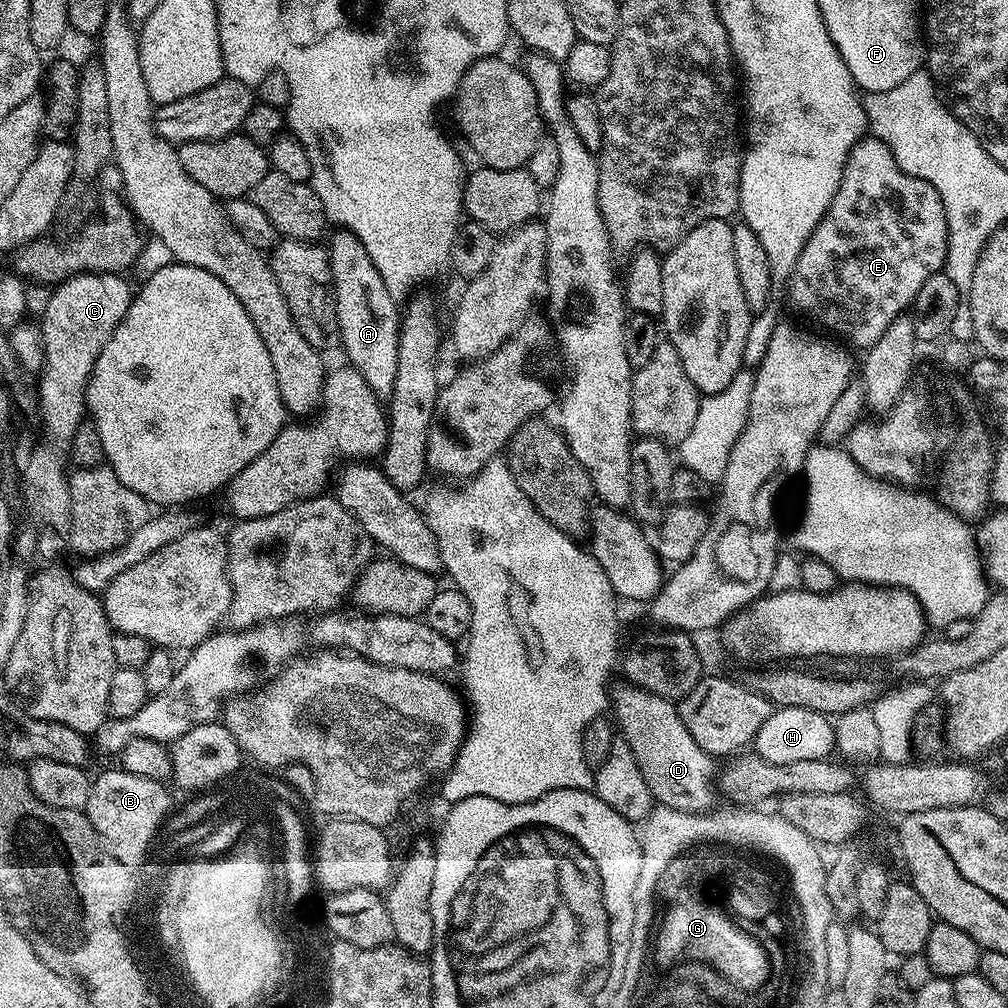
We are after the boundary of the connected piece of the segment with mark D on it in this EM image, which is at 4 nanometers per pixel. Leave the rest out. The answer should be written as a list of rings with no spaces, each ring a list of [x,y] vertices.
[[[621,683],[610,692],[610,708],[616,711],[614,724],[634,753],[634,762],[638,762],[638,770],[642,770],[646,786],[650,786],[653,801],[674,810],[707,813],[718,797],[717,761],[694,742],[690,730],[686,730],[686,722],[682,722],[679,707],[673,701],[645,692],[636,684]]]

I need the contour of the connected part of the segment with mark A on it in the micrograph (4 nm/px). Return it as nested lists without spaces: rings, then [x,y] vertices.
[[[343,230],[333,231],[332,241],[327,241],[326,247],[332,270],[332,291],[336,293],[336,313],[340,327],[339,347],[344,348],[348,355],[347,363],[366,378],[366,386],[374,390],[381,398],[391,397],[394,390],[394,378],[398,374],[398,342],[400,341],[401,309],[398,301],[386,290],[386,282],[382,282],[382,274],[378,274],[378,266],[370,262],[370,254],[366,254],[366,246],[358,242],[353,232]]]

